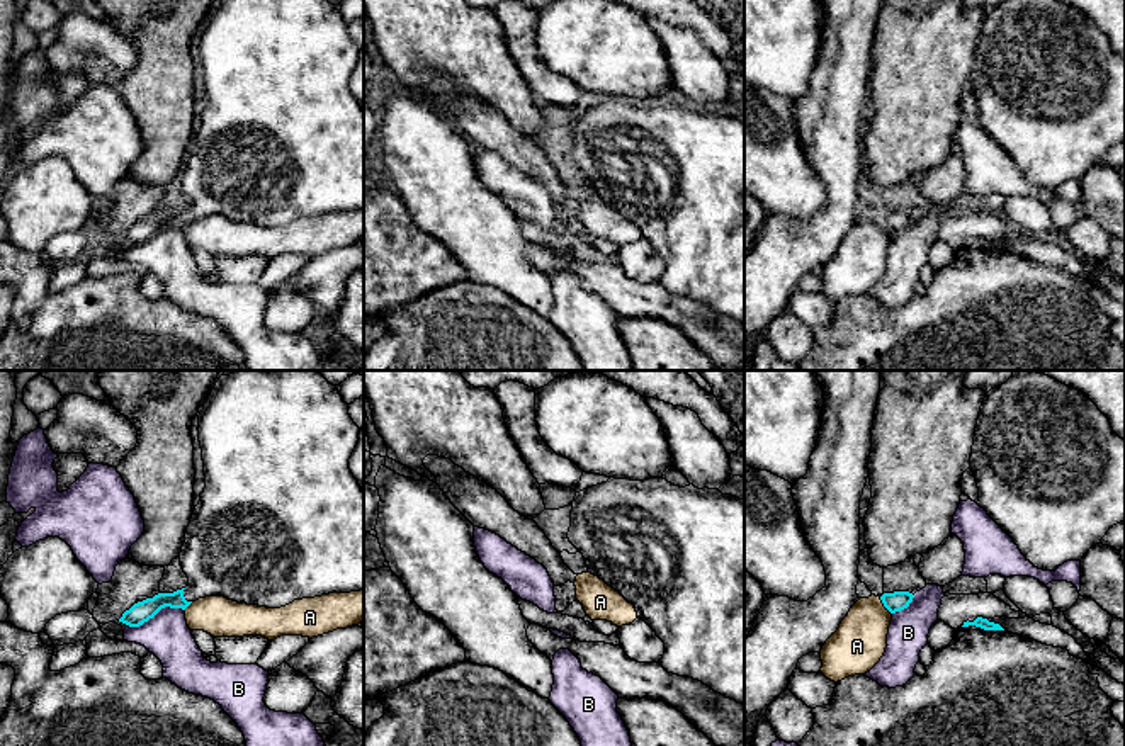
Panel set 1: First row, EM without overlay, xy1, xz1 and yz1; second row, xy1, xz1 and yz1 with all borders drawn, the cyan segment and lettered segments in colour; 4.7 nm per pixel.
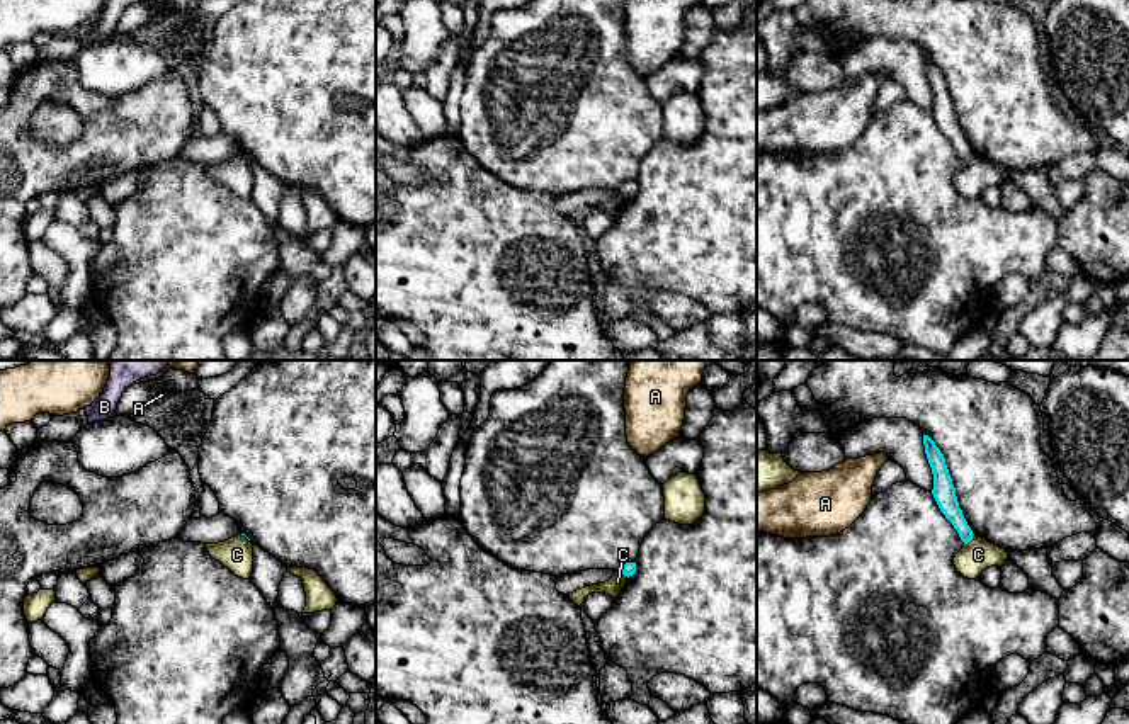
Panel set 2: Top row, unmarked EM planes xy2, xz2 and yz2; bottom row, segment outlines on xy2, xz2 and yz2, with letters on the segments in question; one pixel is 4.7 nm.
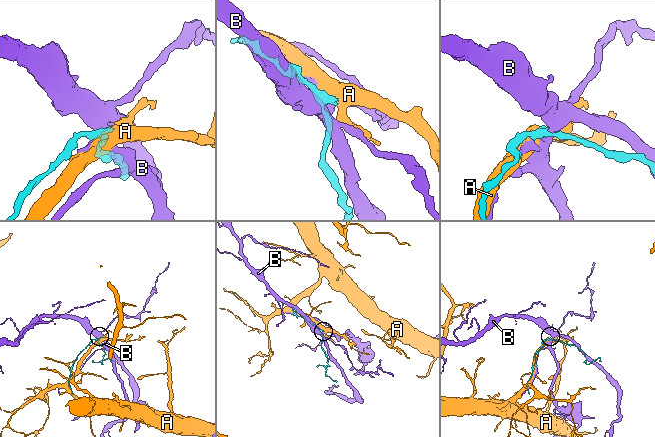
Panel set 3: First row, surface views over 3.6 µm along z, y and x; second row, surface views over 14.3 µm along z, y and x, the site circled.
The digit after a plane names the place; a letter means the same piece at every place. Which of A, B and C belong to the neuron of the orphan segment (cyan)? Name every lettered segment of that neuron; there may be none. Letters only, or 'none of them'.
none of them

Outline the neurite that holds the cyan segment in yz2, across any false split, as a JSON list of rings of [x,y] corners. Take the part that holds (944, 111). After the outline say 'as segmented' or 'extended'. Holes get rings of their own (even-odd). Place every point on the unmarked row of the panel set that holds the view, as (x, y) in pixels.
[[[923,54],[923,65],[925,65],[925,73],[927,73],[928,83],[932,87],[932,93],[933,93],[932,114],[933,114],[940,131],[957,150],[961,160],[964,163],[967,163],[974,153],[973,153],[971,146],[967,144],[967,141],[962,134],[962,129],[959,127],[956,107],[952,104],[952,97],[949,93],[945,76],[928,54]]]; as segmented

